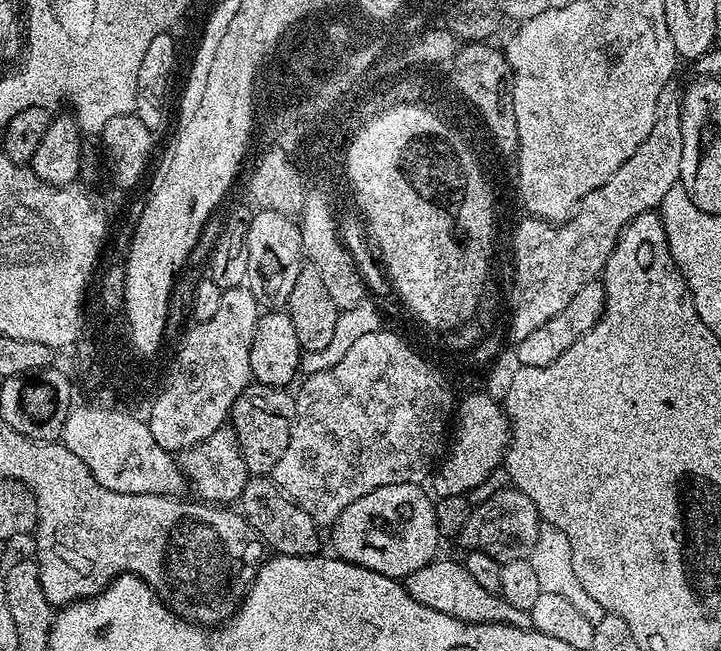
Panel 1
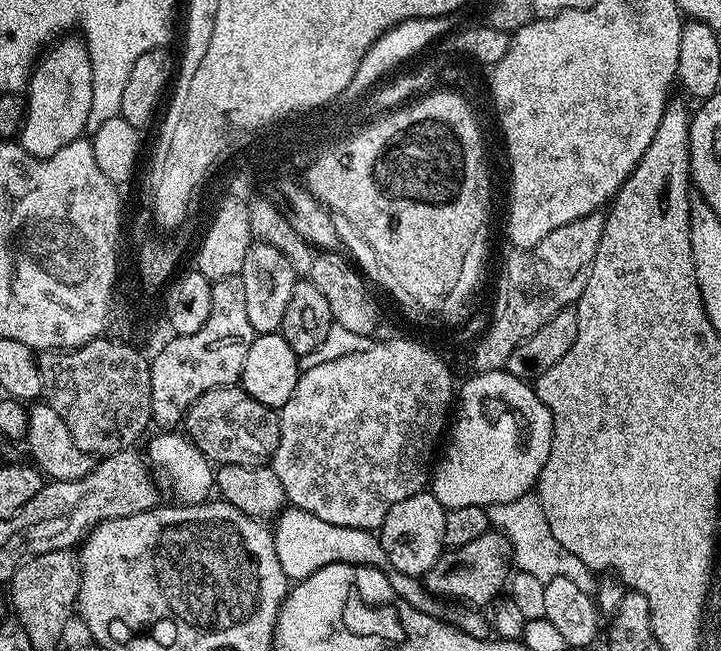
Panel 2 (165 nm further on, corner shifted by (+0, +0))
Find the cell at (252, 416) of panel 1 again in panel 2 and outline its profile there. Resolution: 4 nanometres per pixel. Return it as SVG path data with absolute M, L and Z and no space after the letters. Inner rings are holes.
M239 385L216 387L202 394L185 412L184 432L215 465L267 465L278 446L280 419L277 411L251 398Z

